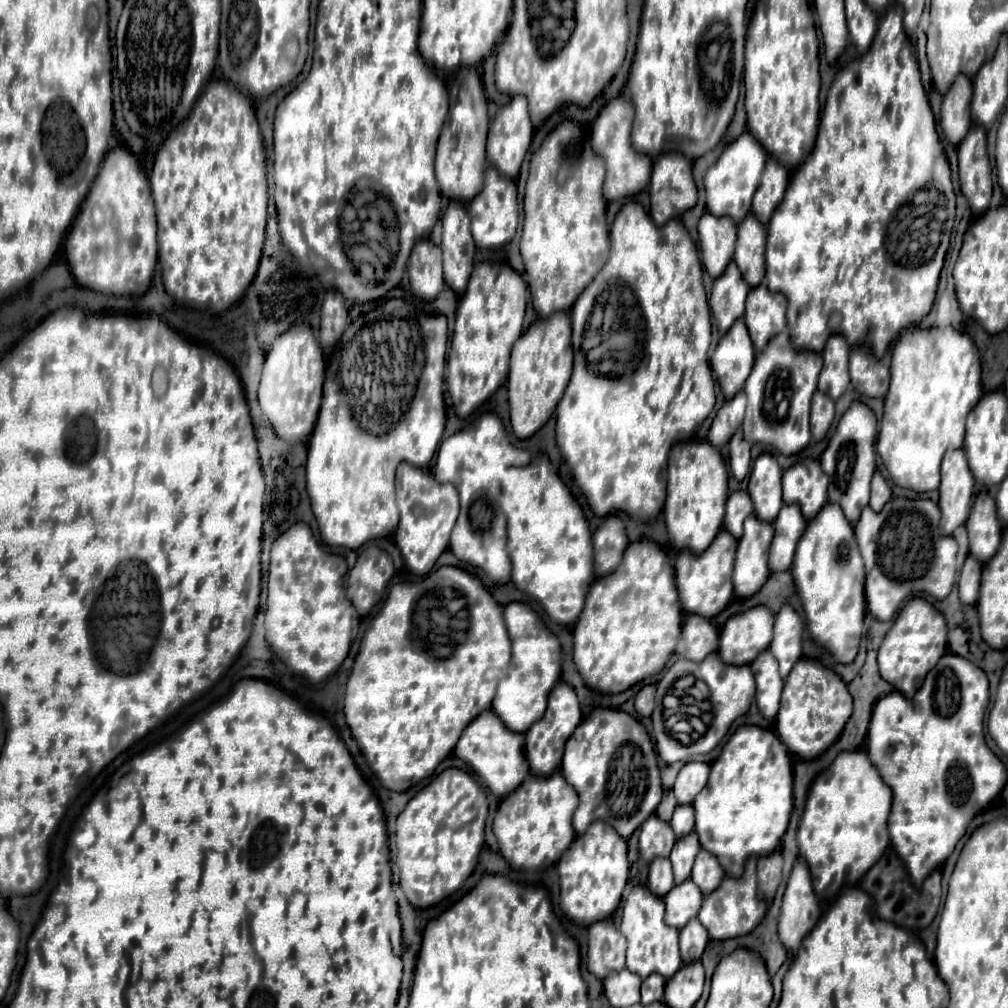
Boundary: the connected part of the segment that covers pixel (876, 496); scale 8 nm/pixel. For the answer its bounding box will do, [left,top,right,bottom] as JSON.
[870,471,890,513]

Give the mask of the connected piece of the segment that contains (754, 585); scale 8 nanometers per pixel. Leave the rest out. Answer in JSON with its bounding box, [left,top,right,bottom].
[734,517,772,597]

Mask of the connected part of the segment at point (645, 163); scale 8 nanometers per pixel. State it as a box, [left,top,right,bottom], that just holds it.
[592,97,654,203]

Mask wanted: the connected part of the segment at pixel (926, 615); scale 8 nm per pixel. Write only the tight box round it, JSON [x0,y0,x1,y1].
[878,597,946,699]

